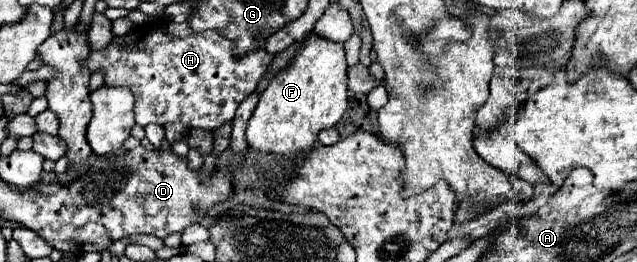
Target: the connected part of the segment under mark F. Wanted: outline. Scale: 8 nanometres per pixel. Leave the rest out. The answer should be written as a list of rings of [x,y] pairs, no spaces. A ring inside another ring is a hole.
[[[309,32],[305,38],[307,38],[307,44],[303,46],[303,50],[297,52],[297,58],[293,60],[293,64],[287,70],[281,70],[269,82],[269,86],[261,94],[261,100],[259,100],[253,116],[247,122],[247,130],[245,130],[247,144],[255,152],[265,152],[275,158],[293,158],[297,154],[309,152],[317,142],[317,134],[325,128],[335,126],[341,120],[341,116],[349,110],[347,62],[345,62],[343,44],[331,42],[313,32]]]

